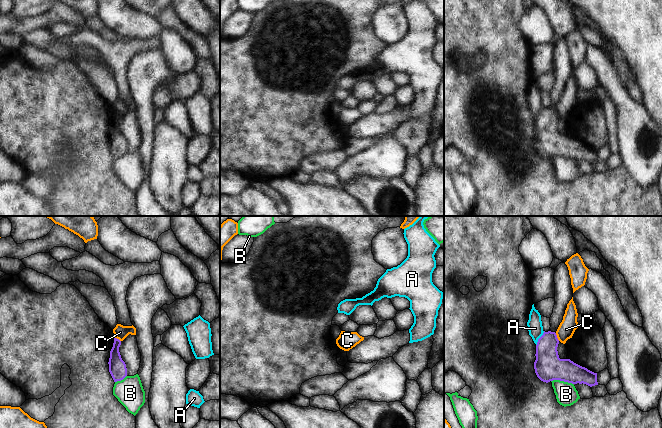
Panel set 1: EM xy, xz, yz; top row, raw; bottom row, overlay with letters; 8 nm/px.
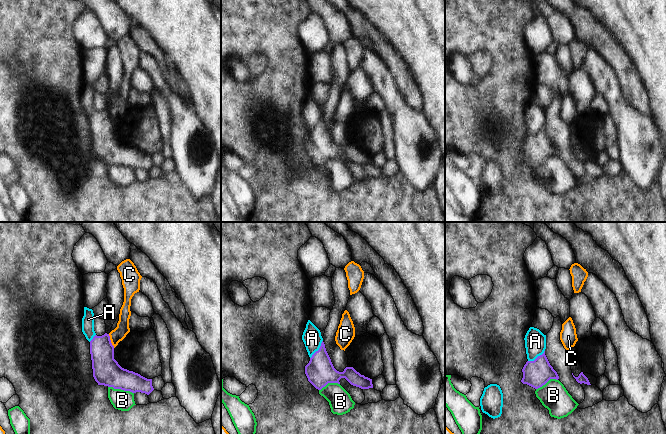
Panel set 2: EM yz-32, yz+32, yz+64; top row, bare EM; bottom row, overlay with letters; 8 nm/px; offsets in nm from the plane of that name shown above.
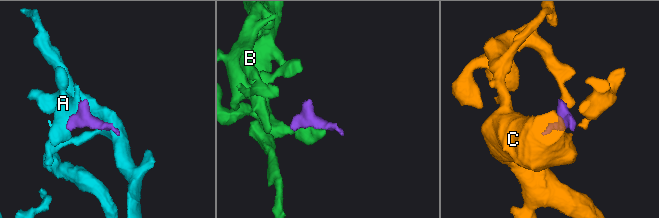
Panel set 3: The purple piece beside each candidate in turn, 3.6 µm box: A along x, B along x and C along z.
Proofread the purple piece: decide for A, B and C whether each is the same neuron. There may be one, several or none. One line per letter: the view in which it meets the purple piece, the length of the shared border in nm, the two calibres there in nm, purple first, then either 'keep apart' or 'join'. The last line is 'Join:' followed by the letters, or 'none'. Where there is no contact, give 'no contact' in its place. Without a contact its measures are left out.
A: yz | 140 nm | 220/120 nm | keep apart
B: yz | 190 nm | 220/180 nm | keep apart
C: yz | 70 nm | 220/140 nm | keep apart
Join: none

